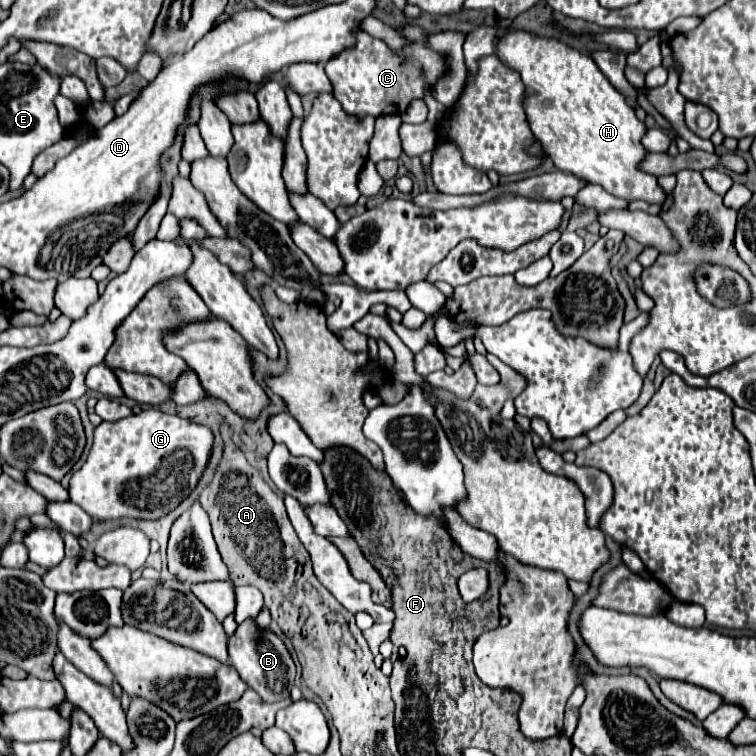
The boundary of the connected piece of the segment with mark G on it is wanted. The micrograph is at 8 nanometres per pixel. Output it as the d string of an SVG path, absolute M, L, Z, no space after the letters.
M147 408L139 414L117 422L101 422L95 428L95 440L87 462L71 476L69 496L95 520L159 520L177 508L199 484L213 450L213 432L207 426L179 418L177 414L165 414L157 408Z

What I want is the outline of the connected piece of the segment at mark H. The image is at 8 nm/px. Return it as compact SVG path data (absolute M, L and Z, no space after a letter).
M511 32L499 44L495 54L501 62L521 74L525 84L525 112L531 126L531 132L545 146L551 160L561 172L569 172L589 184L599 184L609 194L631 200L645 200L649 204L663 204L665 190L659 186L657 176L639 170L639 164L647 156L647 148L641 144L641 138L647 134L645 122L635 116L635 110L627 104L625 96L617 92L605 74L597 68L595 60L587 54L581 54L559 40L531 36L527 32Z

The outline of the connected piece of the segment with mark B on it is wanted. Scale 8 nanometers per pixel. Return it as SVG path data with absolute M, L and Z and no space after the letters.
M249 618L237 626L233 636L229 636L227 650L229 650L229 664L237 668L239 676L265 702L277 702L277 700L289 698L289 692L291 692L293 680L295 680L295 662L285 646L285 642L275 632L269 630L269 634L267 634L265 630L261 630L257 626L255 618Z

